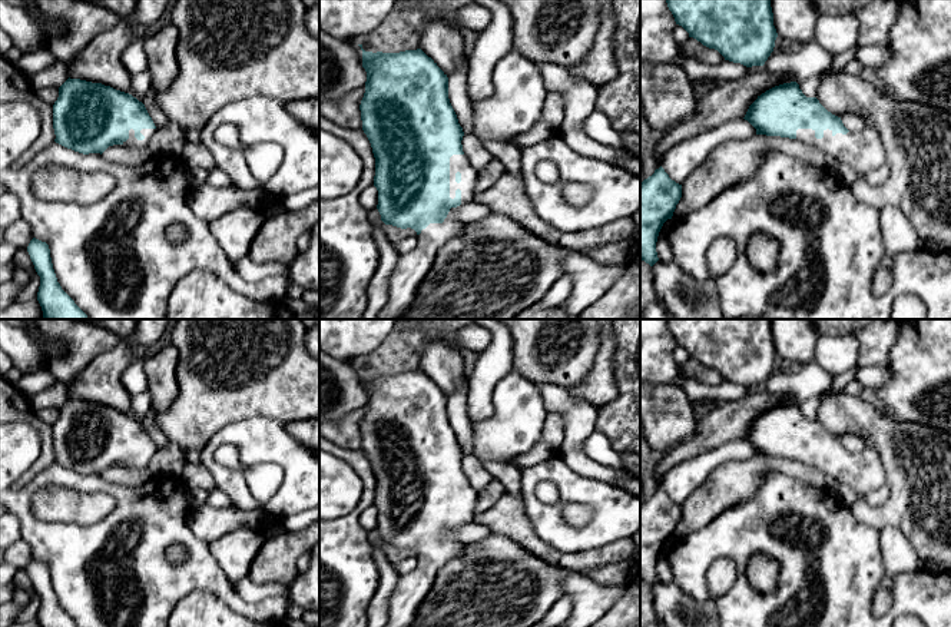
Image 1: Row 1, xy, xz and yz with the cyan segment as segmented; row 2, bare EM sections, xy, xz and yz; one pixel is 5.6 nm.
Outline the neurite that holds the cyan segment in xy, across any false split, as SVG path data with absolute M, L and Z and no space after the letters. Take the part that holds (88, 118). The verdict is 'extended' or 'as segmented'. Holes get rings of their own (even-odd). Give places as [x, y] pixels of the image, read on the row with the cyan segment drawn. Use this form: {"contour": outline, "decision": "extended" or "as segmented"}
{"contour": "M67 79L53 104L54 142L74 152L103 153L109 146L146 147L158 132L145 104L102 83Z", "decision": "extended"}

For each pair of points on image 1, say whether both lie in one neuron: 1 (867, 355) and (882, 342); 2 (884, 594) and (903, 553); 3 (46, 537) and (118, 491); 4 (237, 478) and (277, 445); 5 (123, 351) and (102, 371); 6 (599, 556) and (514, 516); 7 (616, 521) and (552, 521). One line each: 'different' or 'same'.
1: same
2: same
3: same
4: same
5: same
6: same
7: same

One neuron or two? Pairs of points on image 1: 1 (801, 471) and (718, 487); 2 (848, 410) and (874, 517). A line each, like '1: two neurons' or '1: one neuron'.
1: one neuron
2: one neuron

